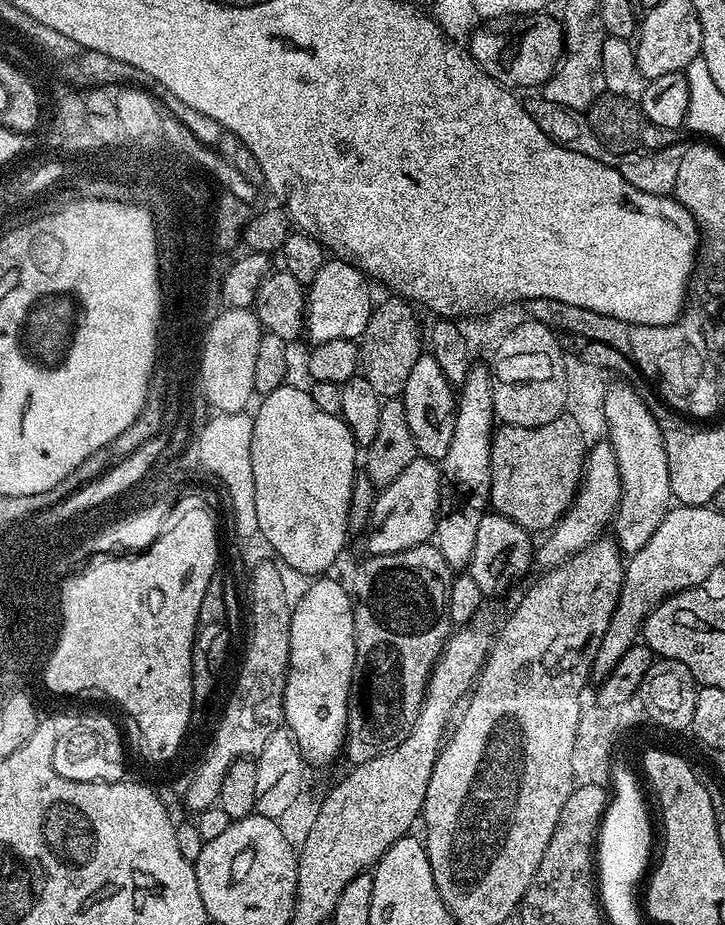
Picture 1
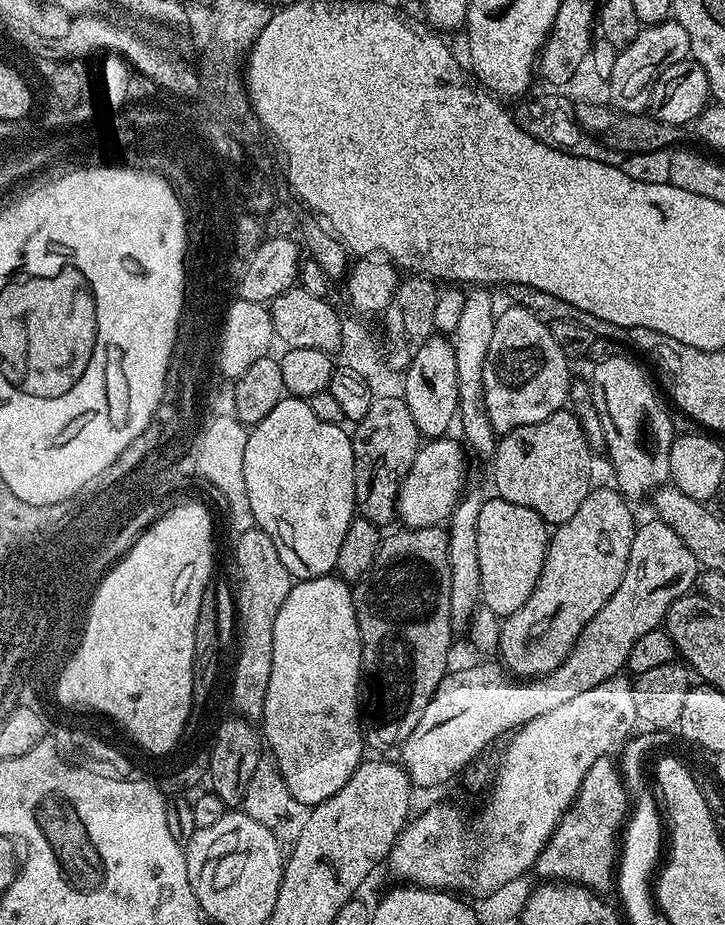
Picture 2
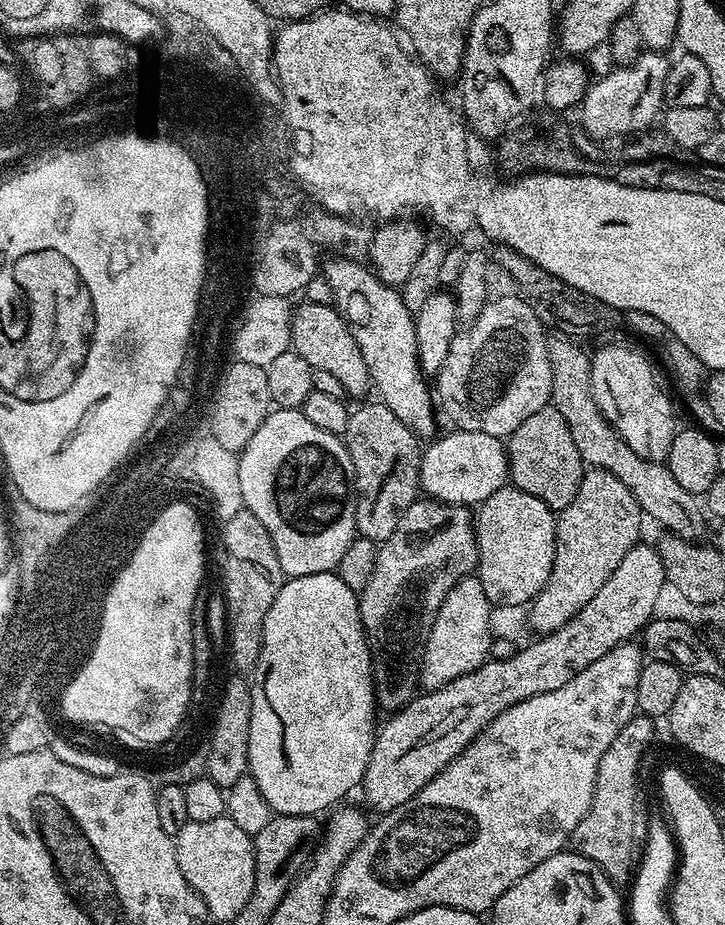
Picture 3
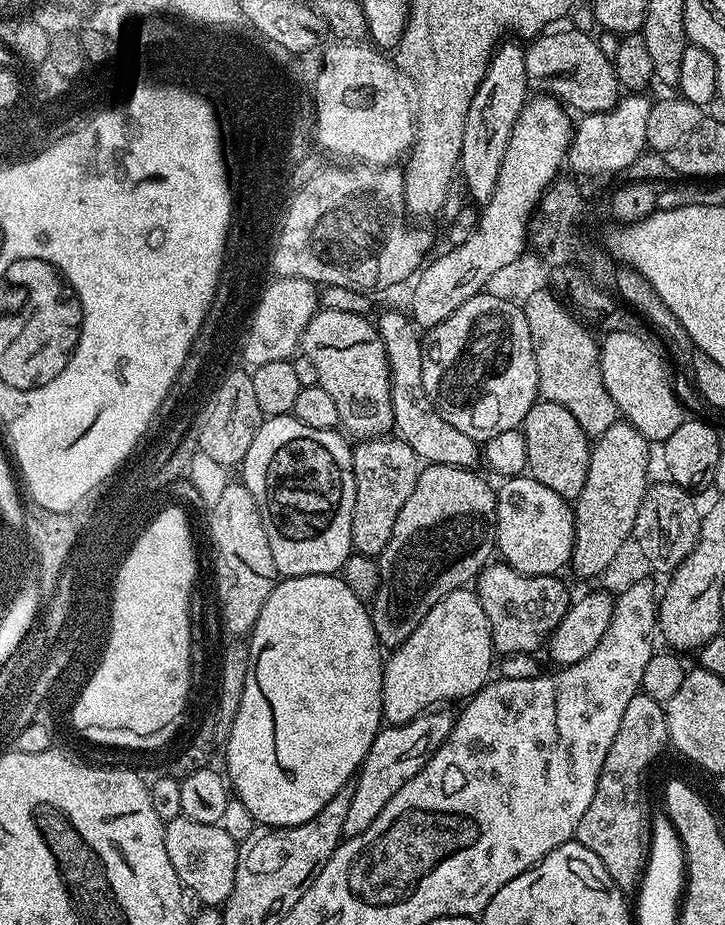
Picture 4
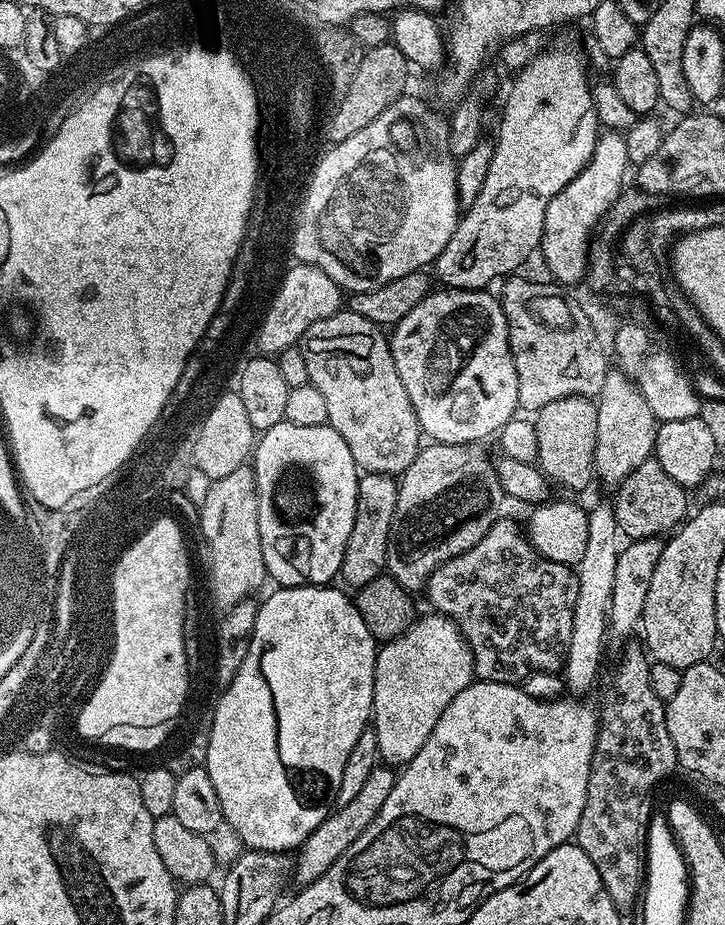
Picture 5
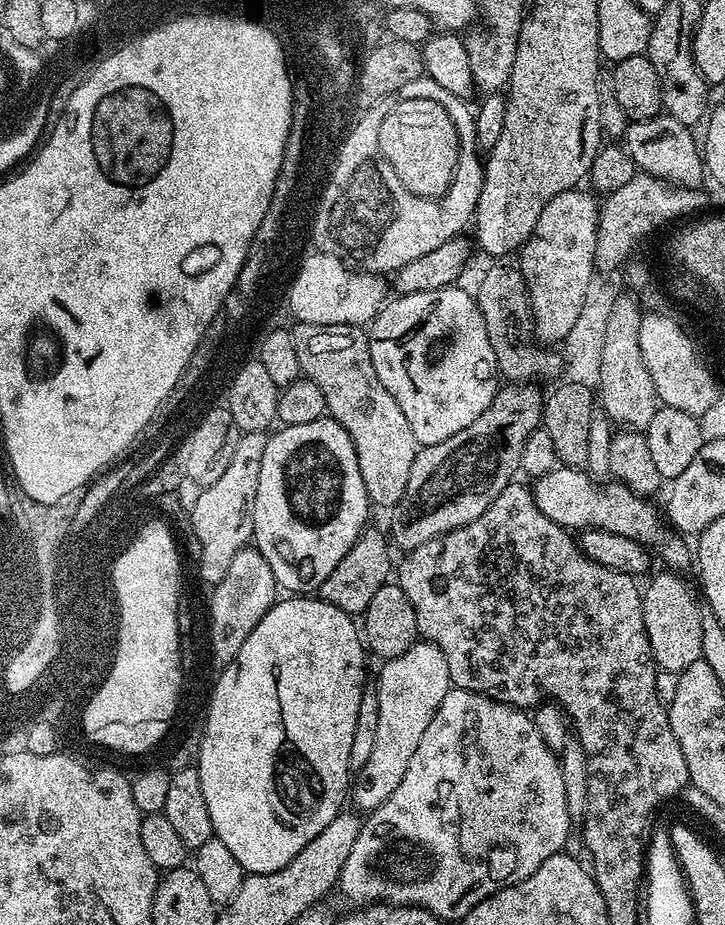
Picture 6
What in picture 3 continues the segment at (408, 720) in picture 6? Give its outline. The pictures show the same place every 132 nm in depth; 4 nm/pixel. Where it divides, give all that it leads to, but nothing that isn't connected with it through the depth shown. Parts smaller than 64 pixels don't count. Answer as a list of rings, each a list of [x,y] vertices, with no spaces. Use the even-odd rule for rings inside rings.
[[[479,575],[462,577],[450,594],[446,594],[434,618],[434,626],[424,647],[424,658],[420,662],[420,684],[425,689],[446,686],[454,682],[454,678],[462,678],[462,674],[470,674],[485,664],[494,639],[492,612],[494,605],[486,598]]]

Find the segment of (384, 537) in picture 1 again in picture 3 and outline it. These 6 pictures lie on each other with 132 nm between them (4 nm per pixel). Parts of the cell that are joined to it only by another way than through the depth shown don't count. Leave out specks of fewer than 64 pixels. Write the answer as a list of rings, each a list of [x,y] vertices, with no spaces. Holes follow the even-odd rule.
[[[451,430],[441,440],[433,439],[432,445],[423,449],[420,458],[420,492],[425,497],[440,500],[443,504],[479,506],[494,490],[505,487],[508,479],[508,450],[505,441],[498,436],[478,434],[474,430]]]

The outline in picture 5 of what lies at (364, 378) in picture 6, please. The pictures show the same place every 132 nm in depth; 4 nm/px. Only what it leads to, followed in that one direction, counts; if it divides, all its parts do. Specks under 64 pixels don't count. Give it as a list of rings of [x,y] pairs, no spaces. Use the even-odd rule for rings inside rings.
[[[341,310],[307,328],[299,347],[306,358],[308,383],[322,393],[328,423],[350,446],[357,469],[399,477],[420,452],[422,433],[410,394],[398,378],[385,329],[362,314]]]

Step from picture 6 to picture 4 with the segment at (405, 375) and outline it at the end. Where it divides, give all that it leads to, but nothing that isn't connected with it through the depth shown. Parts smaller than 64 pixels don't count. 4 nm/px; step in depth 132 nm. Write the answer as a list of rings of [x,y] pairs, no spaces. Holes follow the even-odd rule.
[[[487,291],[462,302],[450,318],[430,329],[422,344],[420,365],[422,386],[428,401],[436,407],[438,414],[442,414],[442,418],[446,418],[446,422],[450,422],[450,426],[454,426],[454,430],[462,430],[462,434],[477,442],[520,428],[530,406],[538,399],[538,366],[534,362],[534,346],[524,309],[515,300],[494,297]]]

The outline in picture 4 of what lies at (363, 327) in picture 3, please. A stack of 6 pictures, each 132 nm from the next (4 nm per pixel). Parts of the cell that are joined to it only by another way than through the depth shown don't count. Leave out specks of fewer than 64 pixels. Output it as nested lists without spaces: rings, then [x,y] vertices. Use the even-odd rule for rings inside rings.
[[[384,312],[378,319],[378,331],[388,359],[390,370],[390,398],[394,406],[394,432],[399,439],[414,450],[414,454],[425,465],[441,464],[455,468],[475,469],[482,460],[481,445],[462,430],[454,430],[442,414],[430,401],[422,386],[422,366],[420,353],[422,351],[422,336],[417,325],[407,315],[400,312]]]

